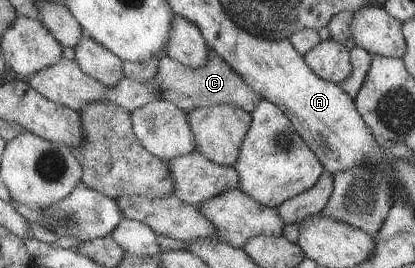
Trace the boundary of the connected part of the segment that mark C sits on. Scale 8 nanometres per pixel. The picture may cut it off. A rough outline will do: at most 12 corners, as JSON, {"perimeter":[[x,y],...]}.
{"perimeter":[[211,50],[193,69],[161,53],[159,99],[185,114],[227,104],[250,113],[260,99]]}

